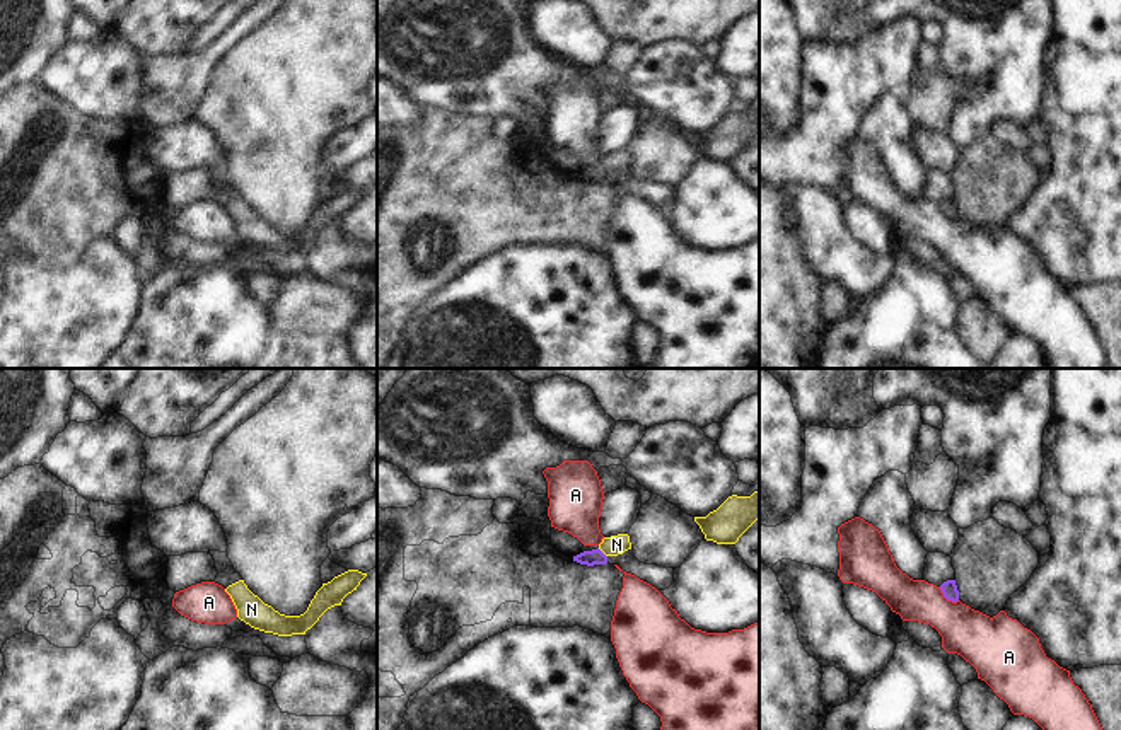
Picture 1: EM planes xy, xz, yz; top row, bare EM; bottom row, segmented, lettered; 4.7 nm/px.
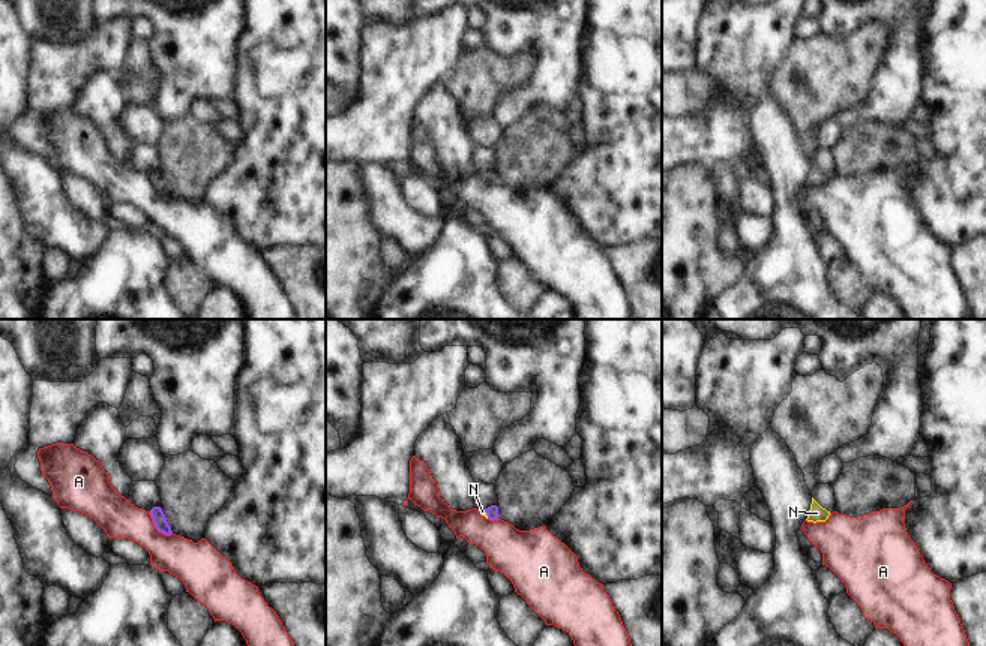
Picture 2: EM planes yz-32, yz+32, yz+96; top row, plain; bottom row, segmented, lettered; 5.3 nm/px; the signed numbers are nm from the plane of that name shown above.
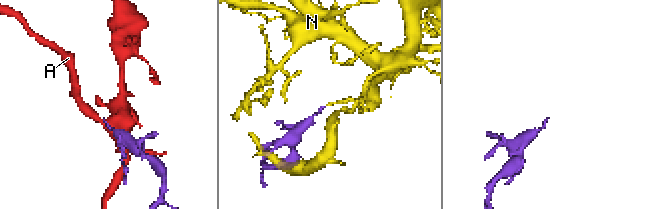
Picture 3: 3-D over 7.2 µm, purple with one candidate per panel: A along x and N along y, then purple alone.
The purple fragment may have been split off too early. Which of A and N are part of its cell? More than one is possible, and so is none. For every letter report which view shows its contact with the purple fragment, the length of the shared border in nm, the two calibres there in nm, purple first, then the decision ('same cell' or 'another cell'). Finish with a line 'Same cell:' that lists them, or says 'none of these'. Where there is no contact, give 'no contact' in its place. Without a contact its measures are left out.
A: yz | 120 nm | 80/240 nm | another cell
N: xz | 60 nm | 80/100 nm | same cell
Same cell: N

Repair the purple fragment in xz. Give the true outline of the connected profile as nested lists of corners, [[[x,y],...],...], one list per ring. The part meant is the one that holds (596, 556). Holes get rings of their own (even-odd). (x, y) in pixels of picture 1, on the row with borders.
[[[618,534],[604,537],[597,549],[584,551],[573,556],[573,561],[587,566],[606,565],[609,556],[623,554],[628,549],[631,549],[630,536]]]

